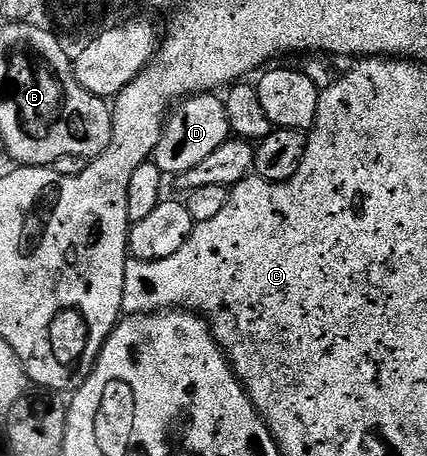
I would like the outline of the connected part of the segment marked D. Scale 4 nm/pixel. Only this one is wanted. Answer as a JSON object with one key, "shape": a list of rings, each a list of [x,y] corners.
{"shape":[[[214,93],[196,94],[183,99],[172,109],[167,123],[163,125],[163,135],[155,149],[153,160],[165,176],[178,176],[197,168],[201,160],[213,156],[221,144],[232,137],[229,116],[225,116],[222,97]]]}

